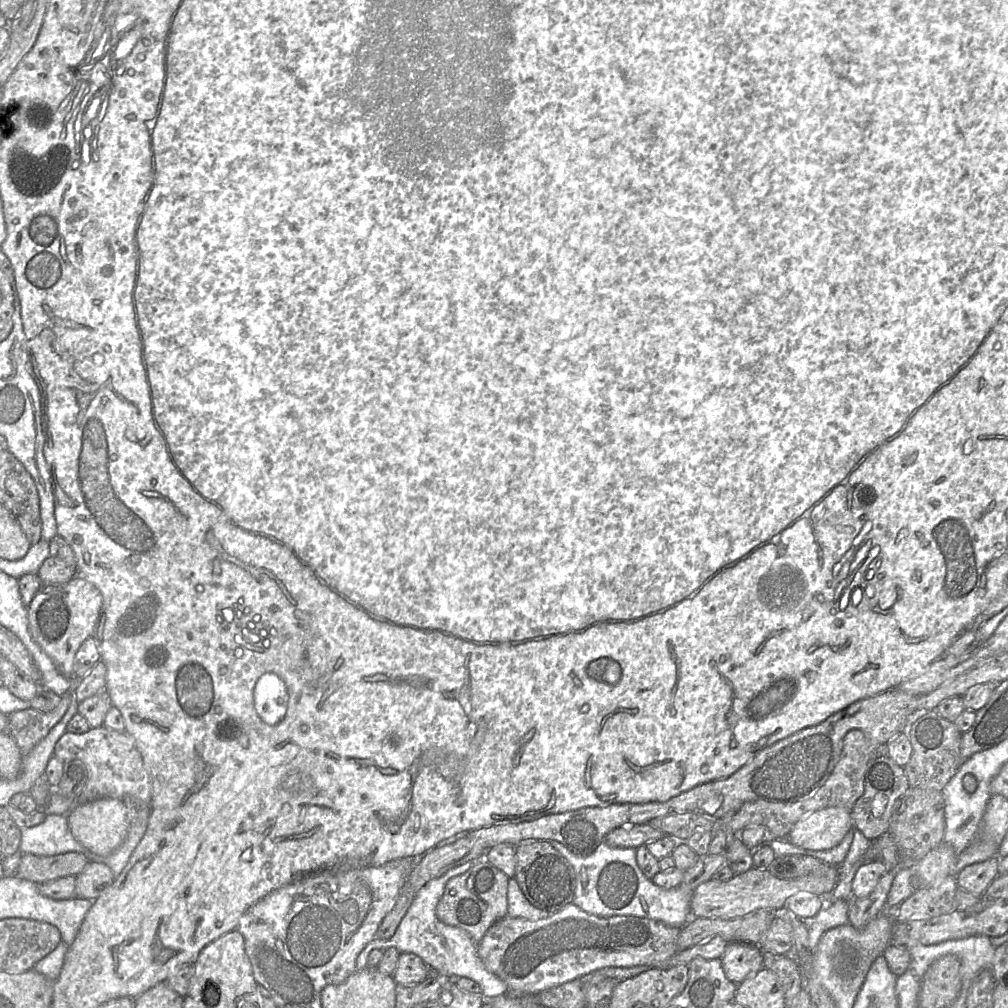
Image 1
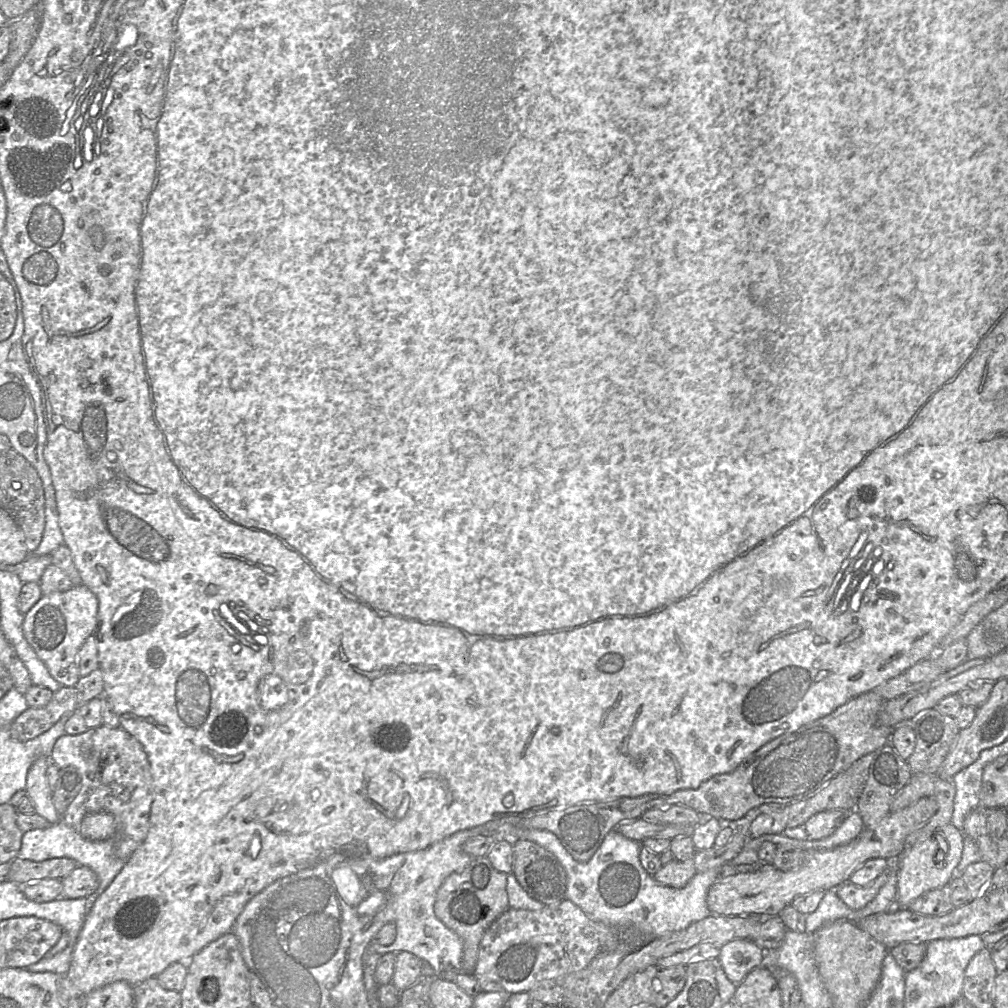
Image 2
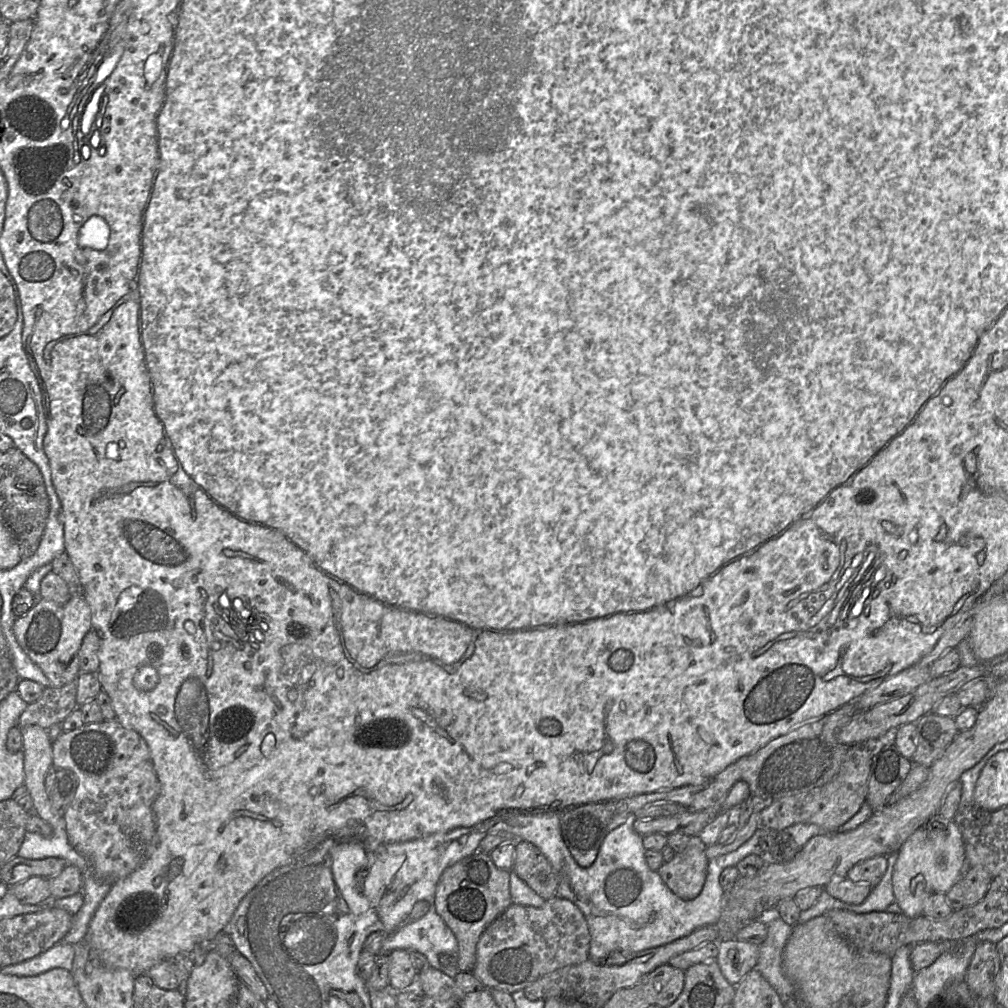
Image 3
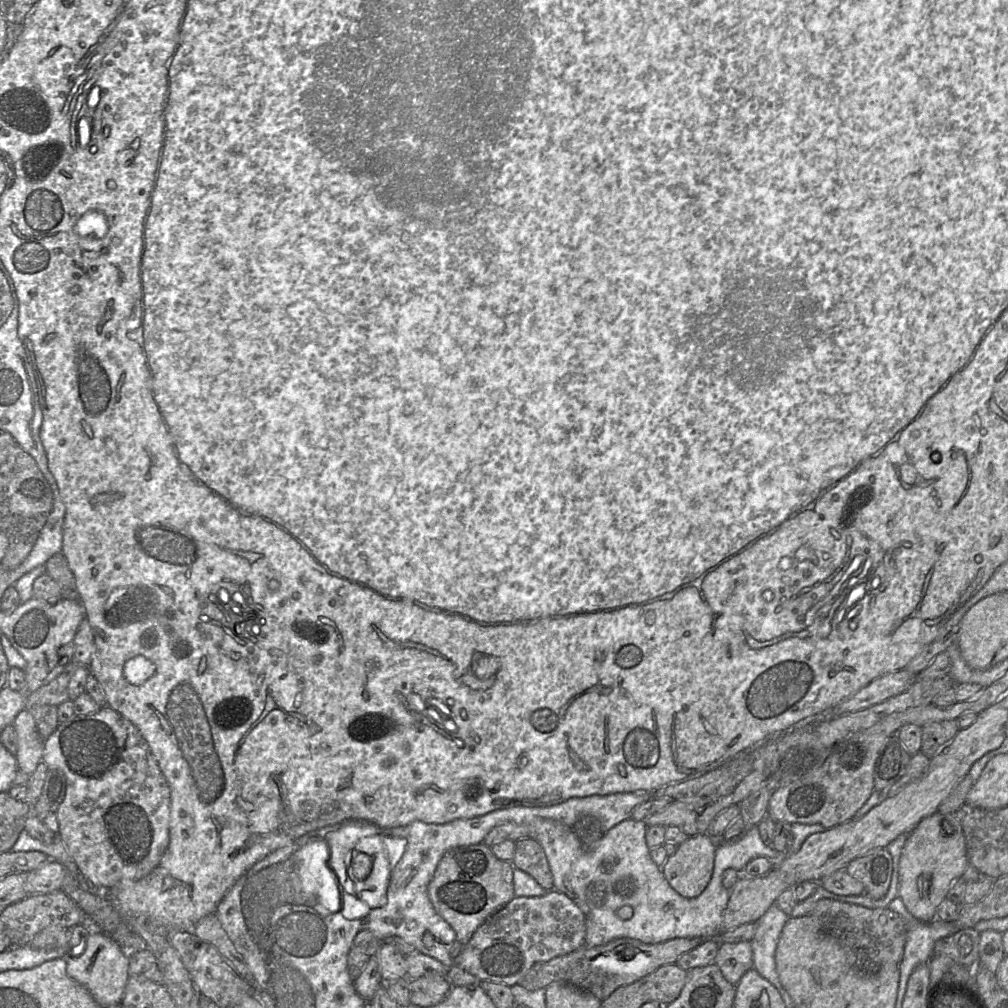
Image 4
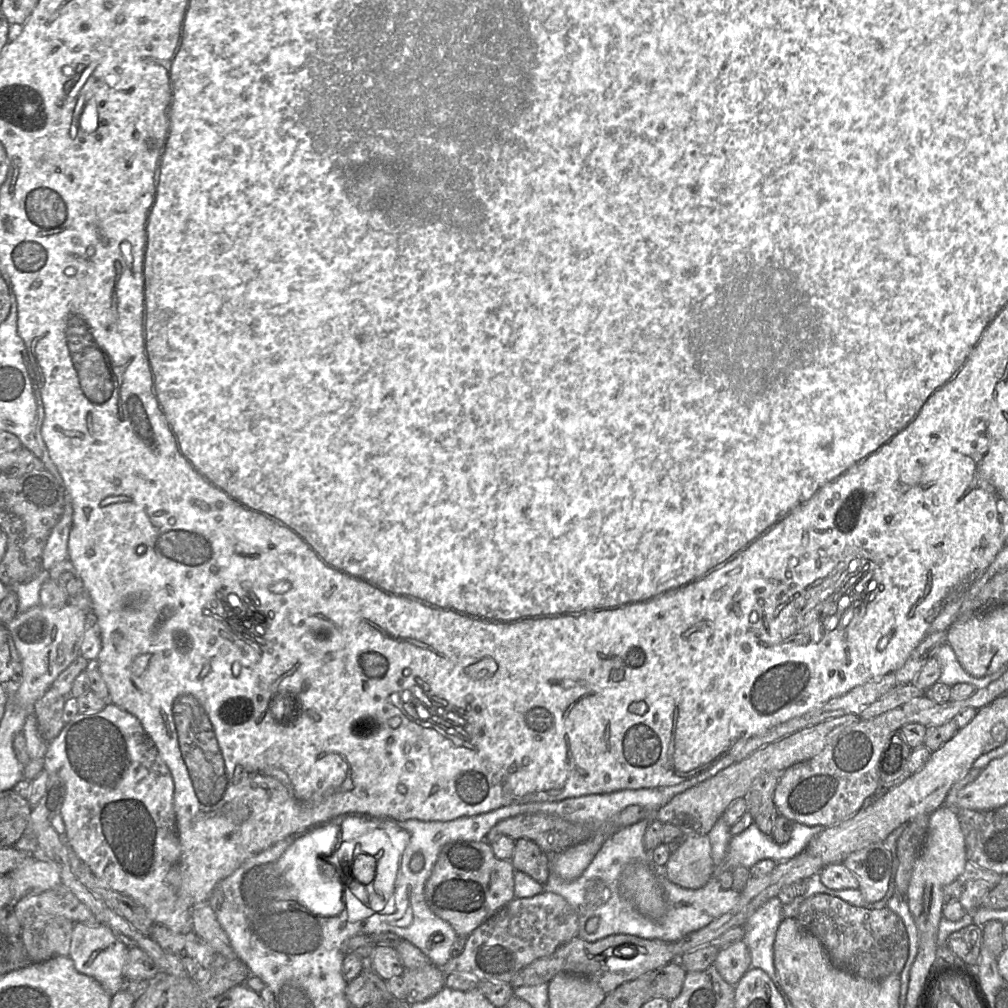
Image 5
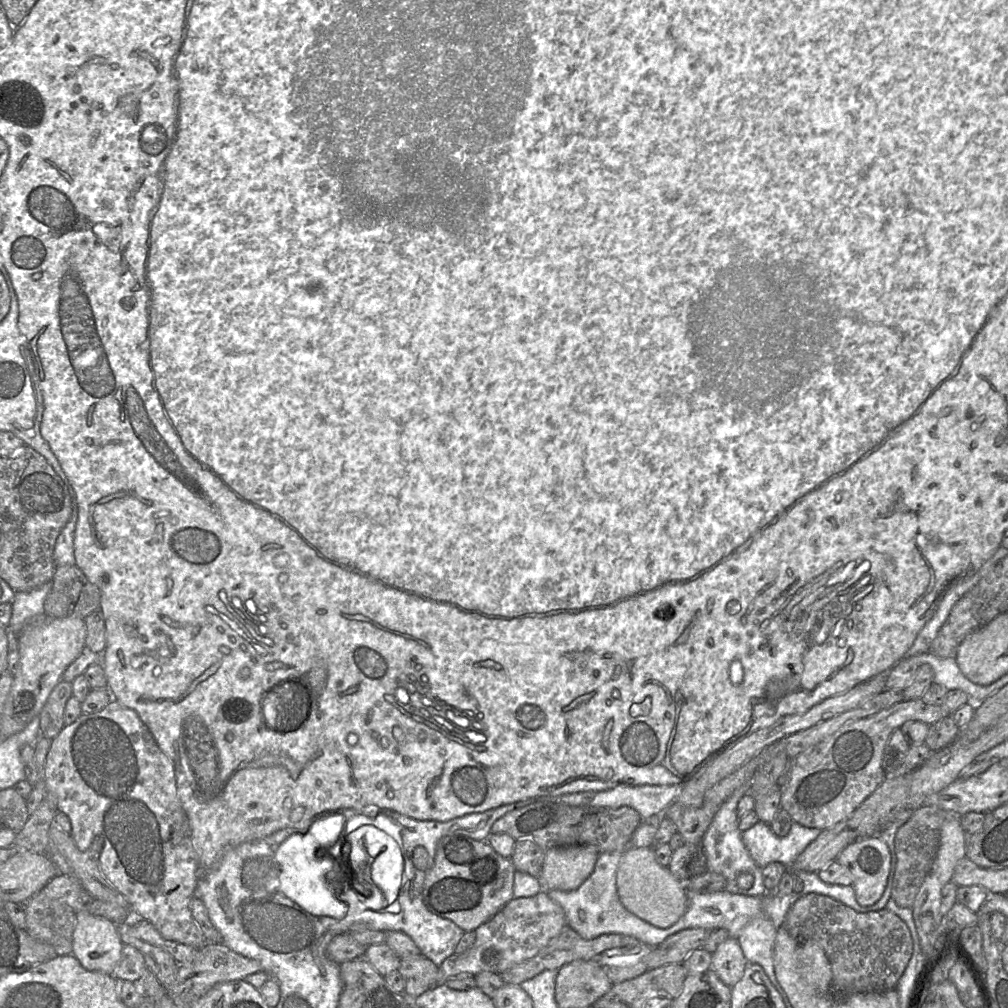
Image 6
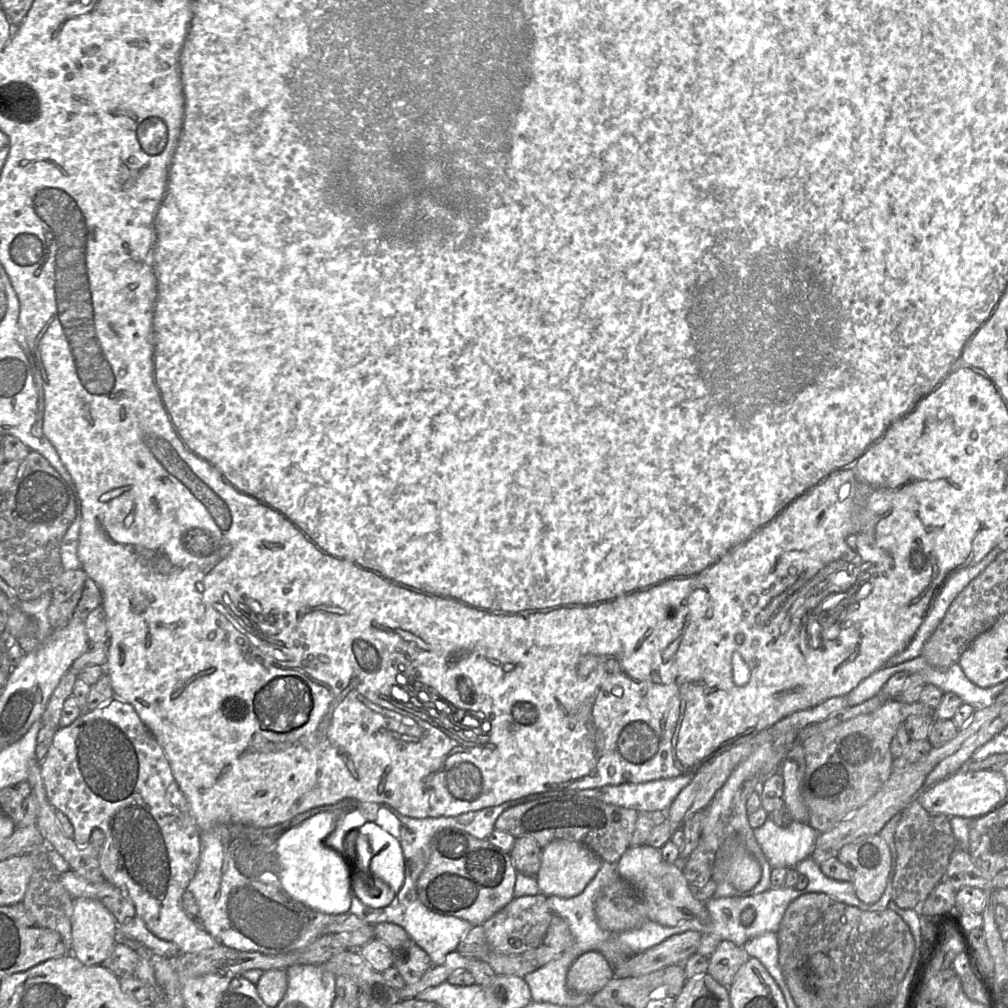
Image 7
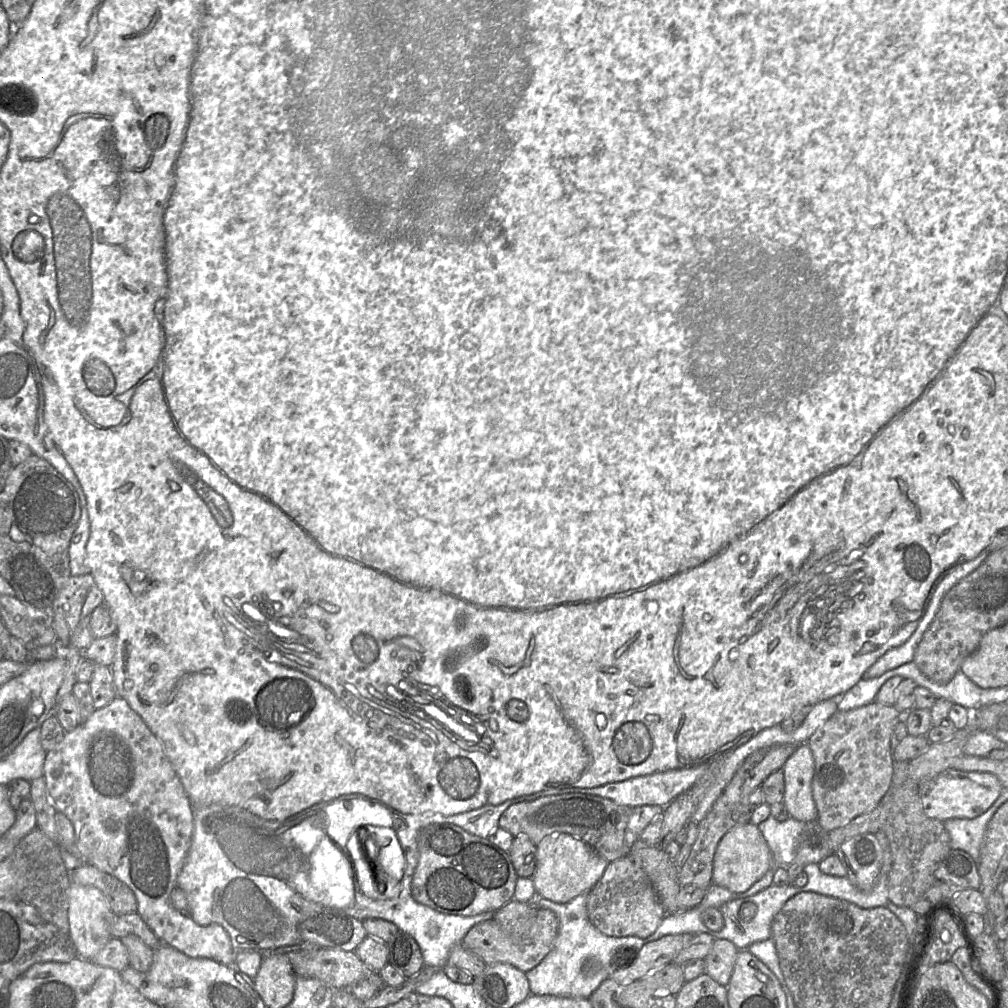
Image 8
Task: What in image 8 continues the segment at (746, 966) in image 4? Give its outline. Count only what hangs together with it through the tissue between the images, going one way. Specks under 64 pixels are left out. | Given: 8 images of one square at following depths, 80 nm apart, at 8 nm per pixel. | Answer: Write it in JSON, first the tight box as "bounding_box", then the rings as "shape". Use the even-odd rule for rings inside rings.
{"bounding_box":[704,939,739,986],"shape":[[[714,939],[704,958],[705,973],[722,986],[730,980],[739,949],[729,940]]]}

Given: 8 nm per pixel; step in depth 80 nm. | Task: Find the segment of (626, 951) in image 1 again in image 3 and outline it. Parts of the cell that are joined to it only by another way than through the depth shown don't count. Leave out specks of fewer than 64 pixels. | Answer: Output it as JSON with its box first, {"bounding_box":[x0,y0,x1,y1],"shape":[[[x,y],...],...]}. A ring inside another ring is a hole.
{"bounding_box":[471,896,590,994],"shape":[[[555,896],[541,907],[512,904],[480,936],[471,973],[485,988],[511,994],[559,968],[589,959],[590,939],[583,913],[568,899]]]}

